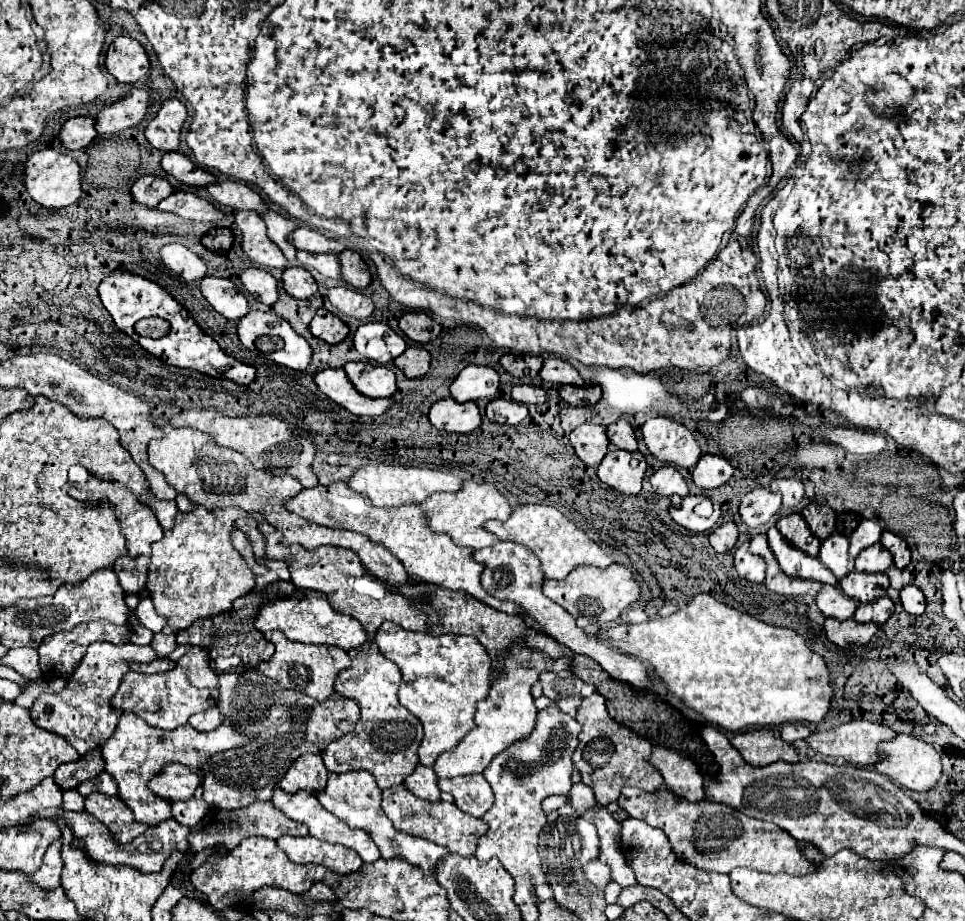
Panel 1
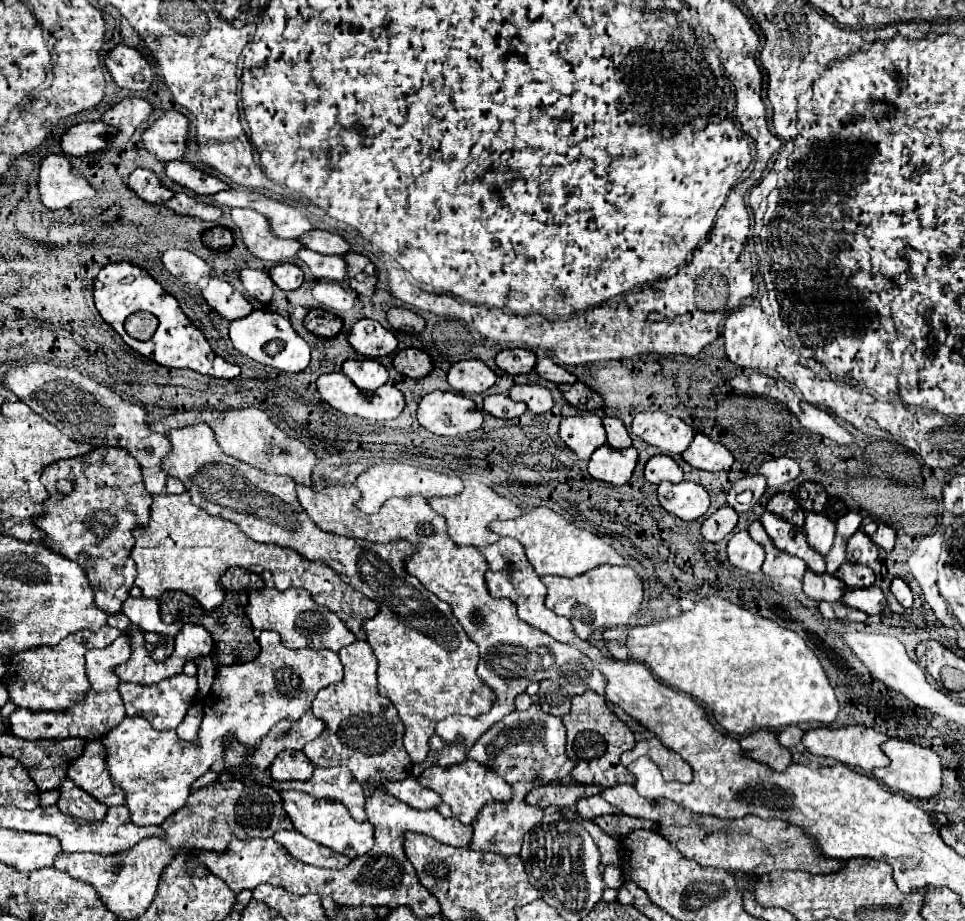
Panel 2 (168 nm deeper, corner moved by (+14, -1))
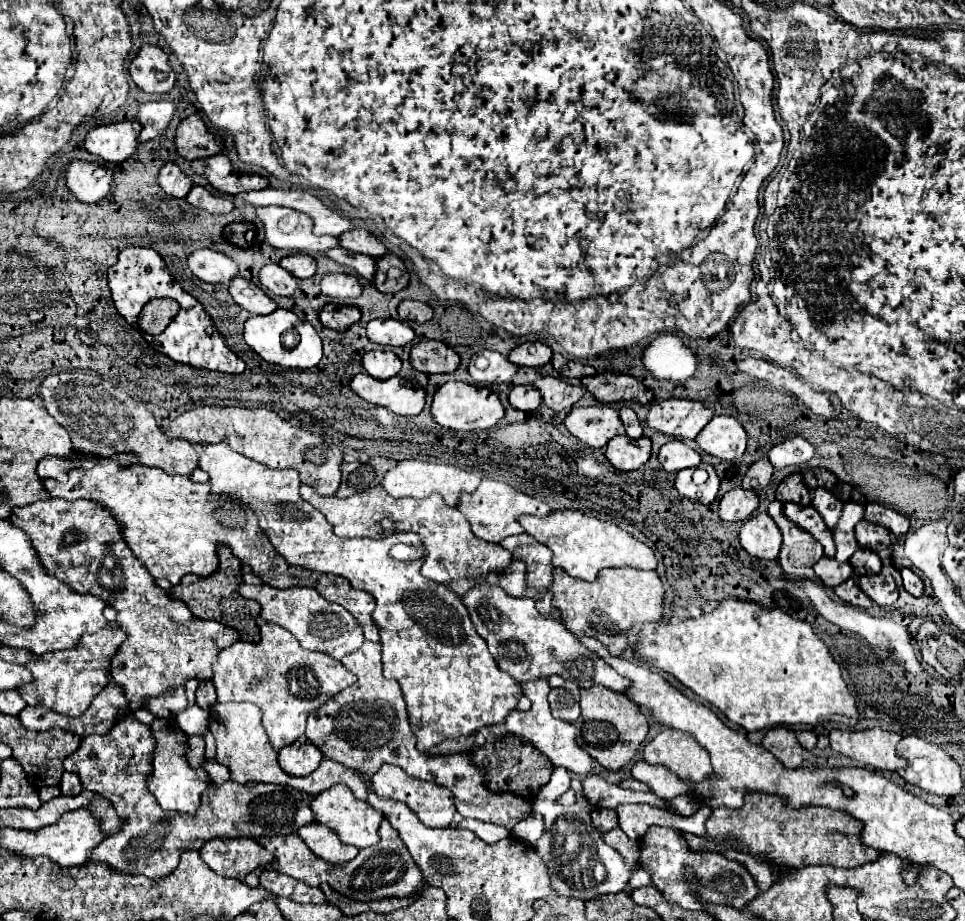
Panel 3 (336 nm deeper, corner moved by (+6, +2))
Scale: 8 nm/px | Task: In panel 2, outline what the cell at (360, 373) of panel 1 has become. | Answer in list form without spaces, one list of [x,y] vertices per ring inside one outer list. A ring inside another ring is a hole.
[[[346,360],[342,364],[342,374],[348,376],[356,388],[366,392],[374,392],[388,380],[388,372],[378,360]]]

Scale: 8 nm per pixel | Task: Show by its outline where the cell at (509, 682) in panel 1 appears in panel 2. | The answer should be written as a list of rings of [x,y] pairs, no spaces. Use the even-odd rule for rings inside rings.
[[[296,486],[296,492],[298,492],[298,500],[300,500],[300,506],[308,512],[308,518],[332,532],[332,534],[340,534],[340,536],[348,536],[348,538],[362,538],[362,540],[368,540],[368,542],[392,542],[392,540],[408,540],[416,552],[412,552],[412,556],[406,558],[406,570],[410,576],[416,576],[424,588],[428,588],[434,596],[438,596],[440,600],[444,600],[446,604],[452,606],[452,612],[454,616],[458,618],[458,622],[462,624],[462,628],[466,630],[466,634],[470,636],[470,640],[474,640],[480,648],[480,662],[478,662],[478,670],[476,674],[482,678],[482,682],[496,694],[496,702],[492,704],[490,712],[486,714],[480,714],[478,718],[468,718],[468,716],[448,716],[444,718],[438,728],[436,728],[436,734],[444,740],[444,746],[442,750],[436,754],[436,760],[434,760],[434,766],[440,766],[440,768],[452,768],[456,764],[462,764],[468,760],[468,748],[472,748],[472,744],[476,744],[476,740],[488,730],[492,728],[492,724],[498,724],[504,716],[508,716],[510,712],[514,712],[514,698],[524,694],[526,692],[526,686],[532,684],[532,682],[540,682],[544,678],[550,678],[558,684],[564,684],[564,688],[570,688],[570,696],[576,696],[576,694],[582,694],[584,690],[592,690],[600,696],[604,696],[604,676],[594,668],[594,664],[590,662],[588,656],[584,656],[580,650],[576,650],[574,646],[568,646],[568,644],[560,644],[556,642],[554,638],[550,638],[548,634],[536,630],[534,626],[526,624],[524,620],[518,618],[516,614],[516,604],[508,598],[492,598],[488,594],[488,588],[486,588],[486,582],[484,582],[484,572],[488,568],[484,556],[480,554],[478,548],[468,548],[468,546],[458,546],[454,544],[450,538],[448,538],[448,532],[446,532],[446,520],[436,514],[428,502],[422,498],[422,496],[408,496],[408,498],[390,498],[384,502],[384,506],[380,508],[378,514],[364,514],[360,512],[354,502],[360,498],[358,490],[354,486],[326,486],[324,490],[320,492],[314,492],[312,488],[306,488],[306,486]]]

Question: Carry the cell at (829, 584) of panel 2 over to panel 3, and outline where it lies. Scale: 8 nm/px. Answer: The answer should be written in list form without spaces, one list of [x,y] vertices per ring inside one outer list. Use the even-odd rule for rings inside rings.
[[[822,557],[816,565],[814,565],[816,577],[822,579],[822,583],[826,587],[836,587],[842,581],[846,581],[848,577],[852,577],[852,565],[848,561],[838,563],[834,557]]]

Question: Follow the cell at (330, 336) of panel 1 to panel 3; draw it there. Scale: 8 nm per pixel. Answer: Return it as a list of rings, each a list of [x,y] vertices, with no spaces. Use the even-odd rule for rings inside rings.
[[[328,303],[324,305],[324,309],[320,311],[320,321],[324,327],[328,329],[336,329],[336,331],[346,331],[350,329],[350,325],[360,321],[360,309],[354,305],[336,305],[336,303]]]

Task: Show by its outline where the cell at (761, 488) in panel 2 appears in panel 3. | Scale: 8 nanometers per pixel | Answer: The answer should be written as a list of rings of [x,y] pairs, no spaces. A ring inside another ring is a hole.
[[[766,457],[758,459],[756,463],[750,465],[750,469],[748,469],[748,473],[746,473],[744,481],[742,481],[742,487],[744,487],[744,489],[750,489],[750,481],[752,481],[752,479],[758,479],[760,487],[766,487],[766,485],[770,483],[772,471],[774,471],[774,467],[772,467],[772,463],[770,463]]]

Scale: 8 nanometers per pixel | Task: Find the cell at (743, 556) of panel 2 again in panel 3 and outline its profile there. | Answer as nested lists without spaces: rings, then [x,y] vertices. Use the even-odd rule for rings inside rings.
[[[756,513],[740,529],[740,543],[752,557],[776,559],[782,545],[782,533],[768,513]]]

